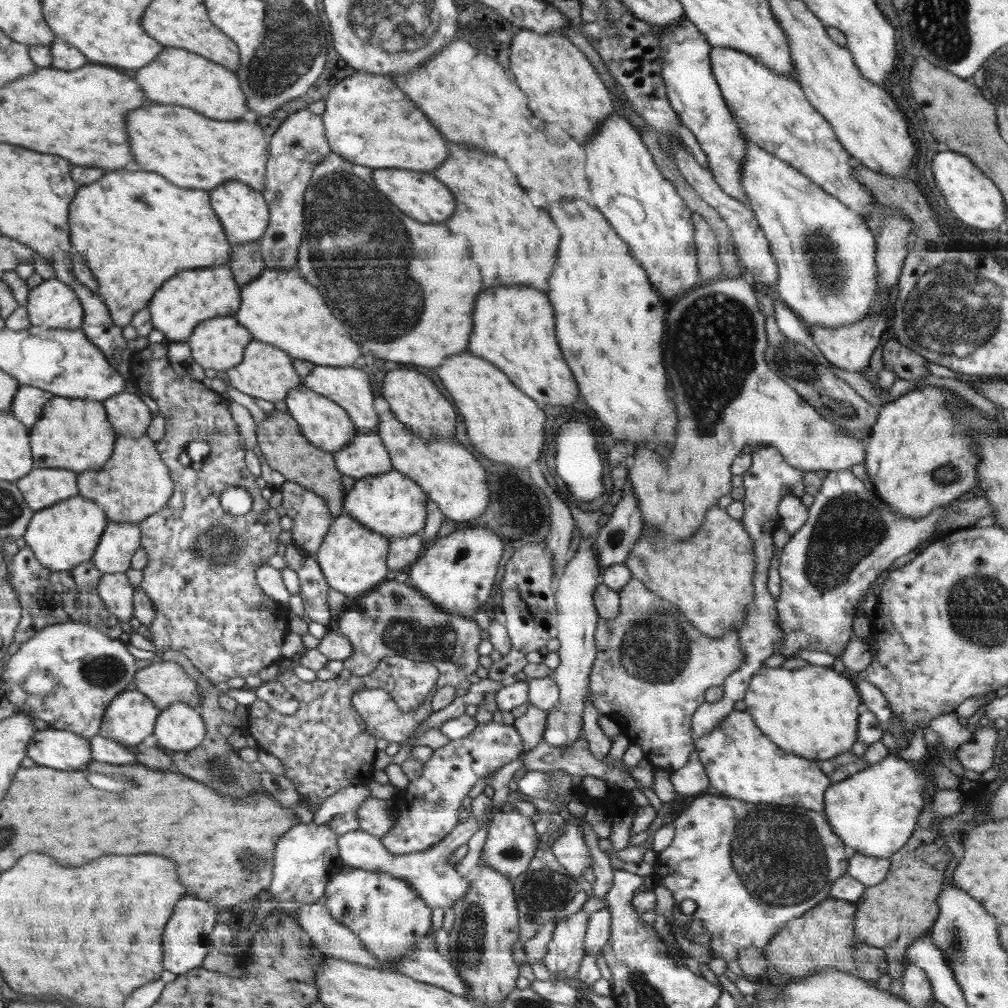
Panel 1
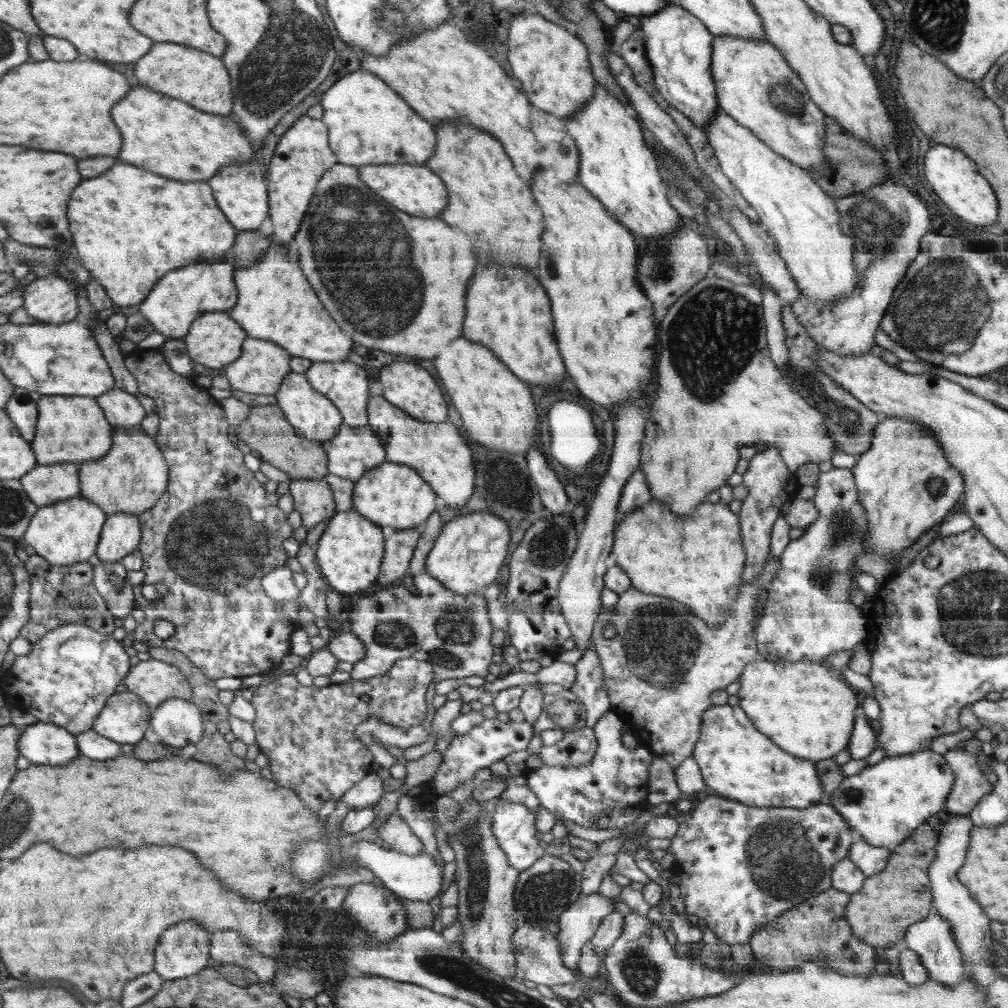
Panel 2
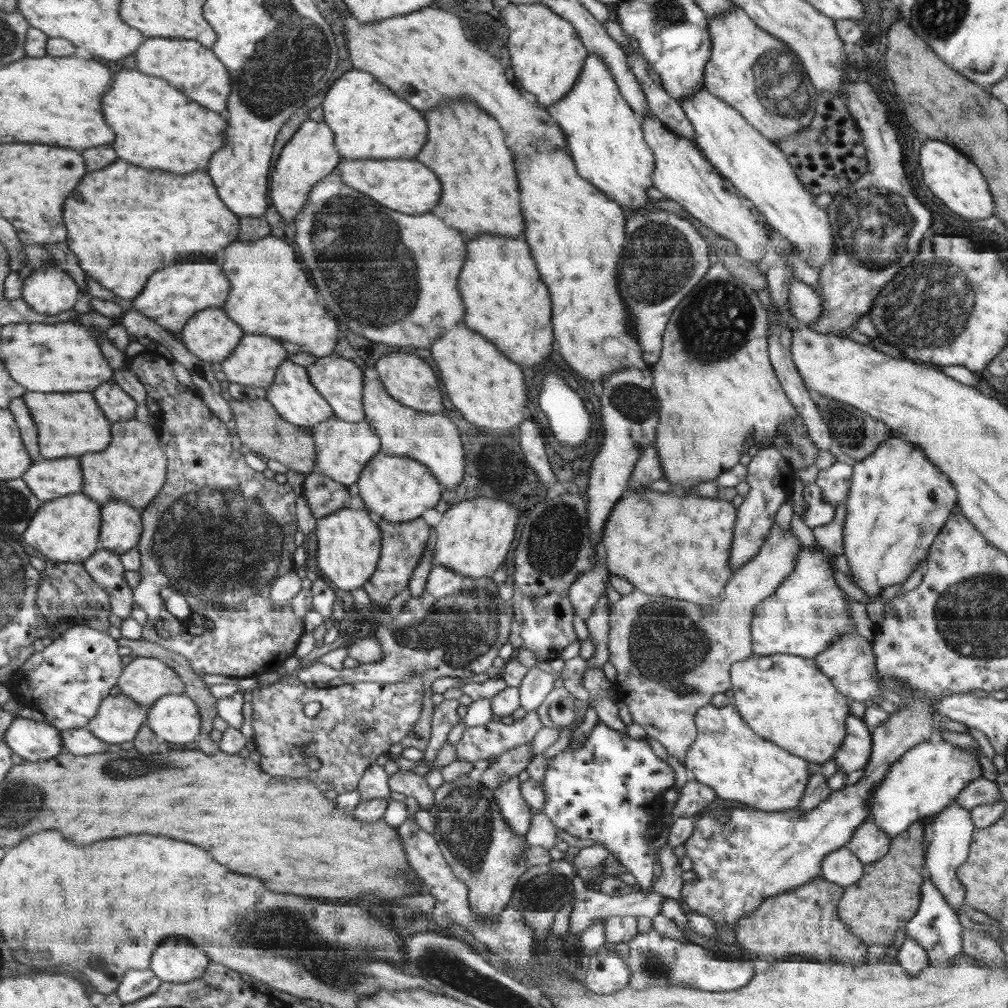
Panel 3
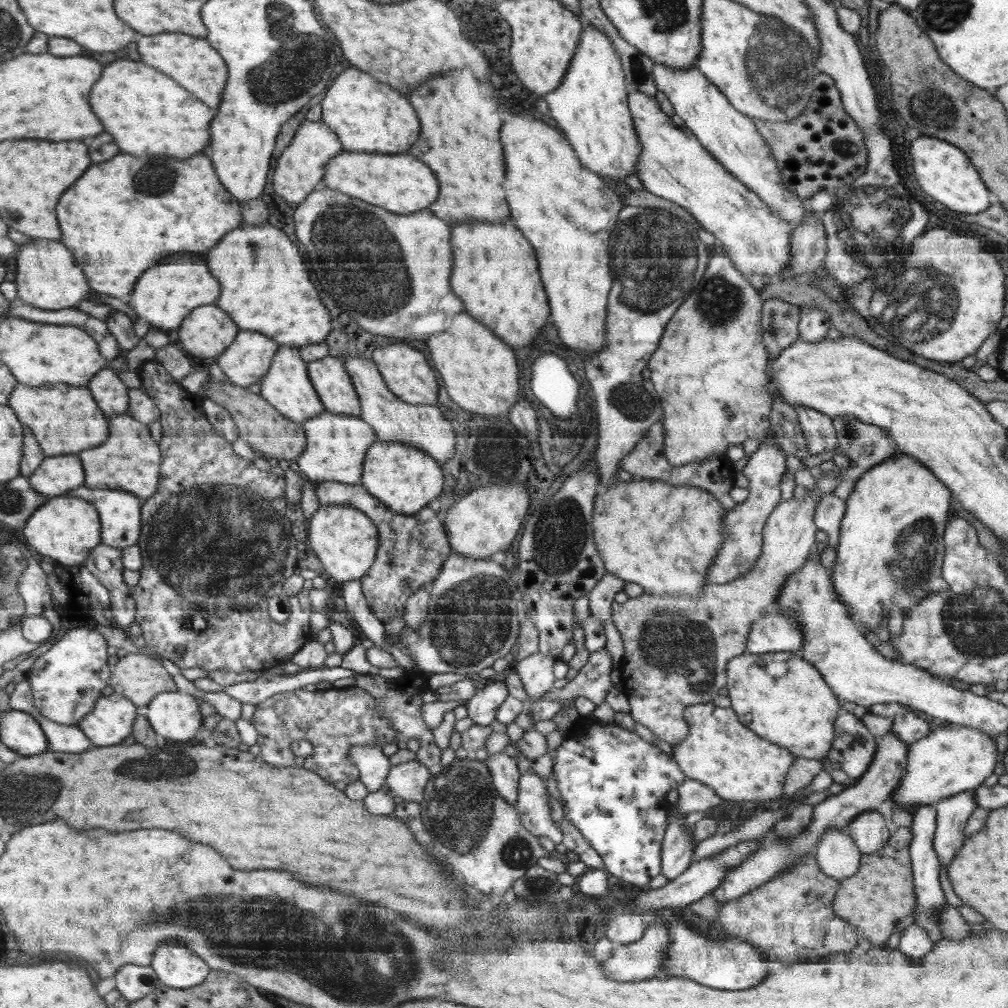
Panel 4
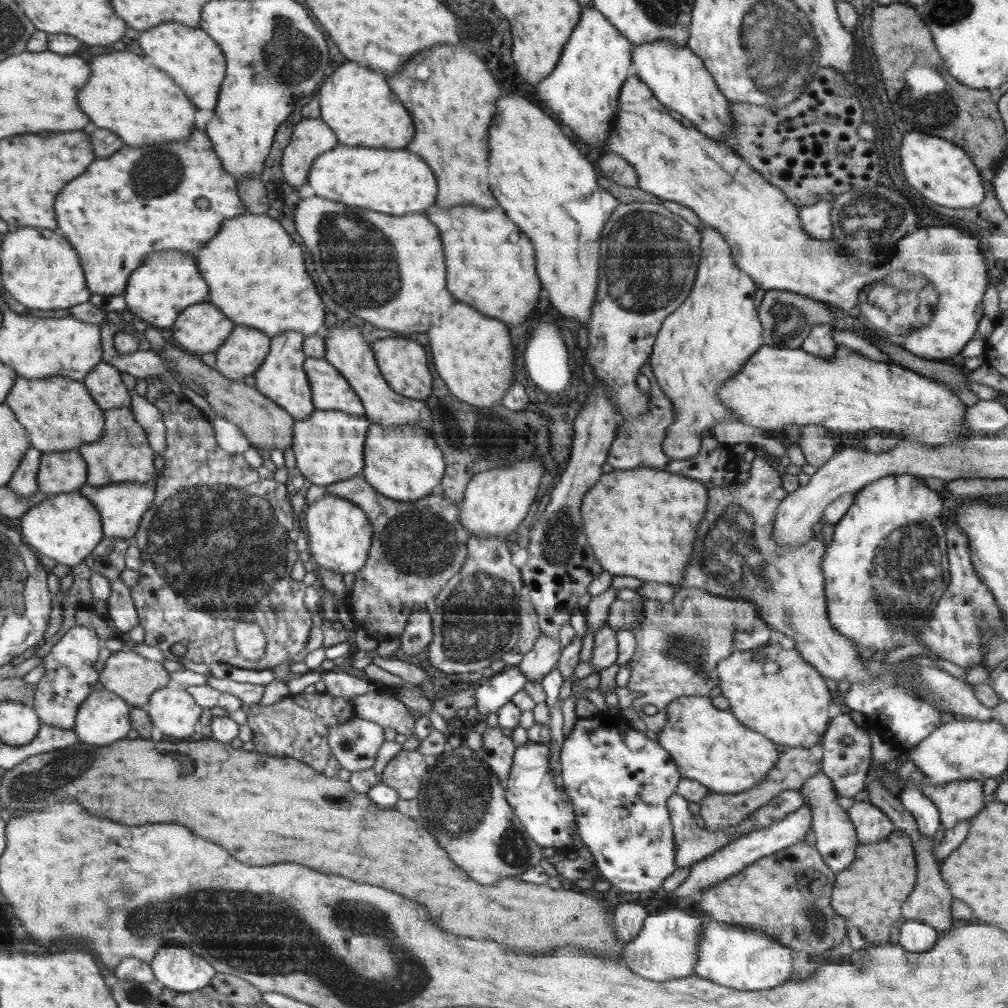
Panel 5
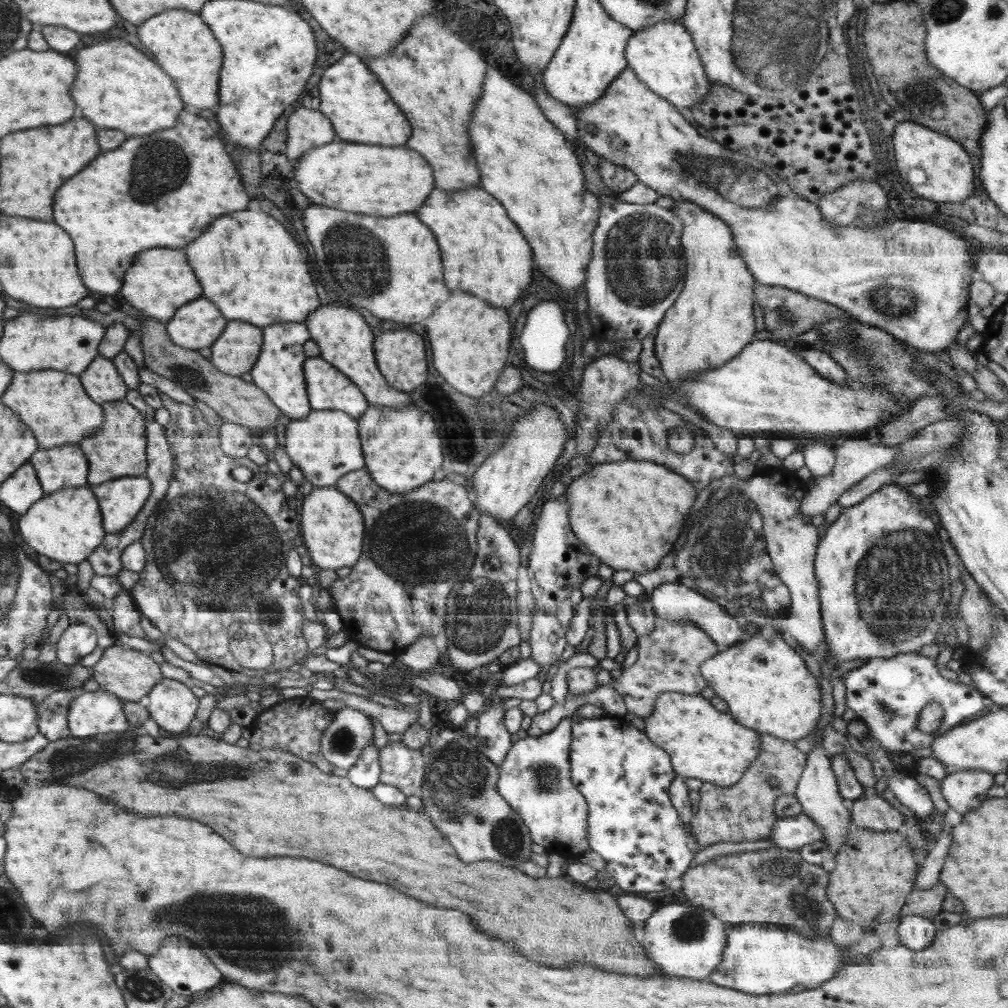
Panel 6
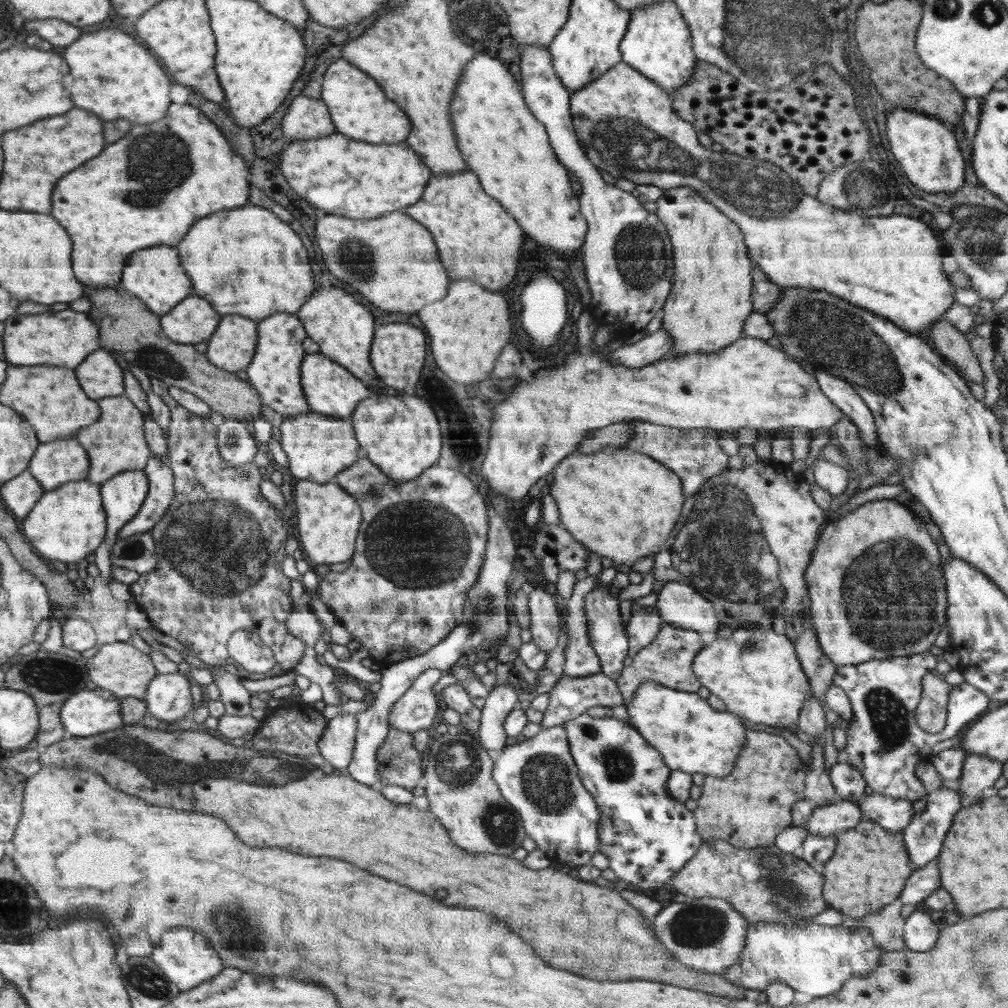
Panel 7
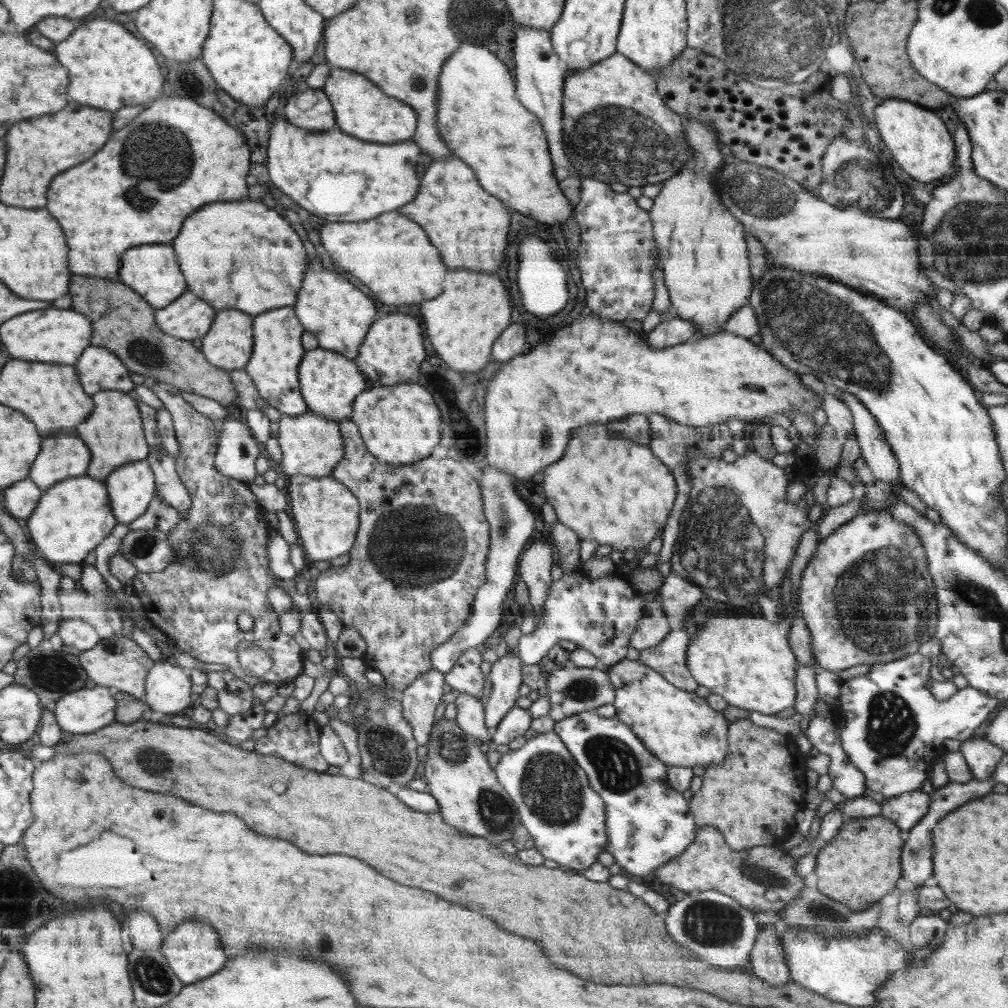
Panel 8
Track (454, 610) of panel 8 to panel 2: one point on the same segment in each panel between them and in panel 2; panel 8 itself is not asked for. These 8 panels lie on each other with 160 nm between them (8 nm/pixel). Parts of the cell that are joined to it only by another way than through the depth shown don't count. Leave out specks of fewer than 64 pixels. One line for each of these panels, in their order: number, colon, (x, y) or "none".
2: (313, 499)
3: (404, 543)
4: (413, 547)
5: (415, 552)
6: (420, 544)
7: (424, 541)

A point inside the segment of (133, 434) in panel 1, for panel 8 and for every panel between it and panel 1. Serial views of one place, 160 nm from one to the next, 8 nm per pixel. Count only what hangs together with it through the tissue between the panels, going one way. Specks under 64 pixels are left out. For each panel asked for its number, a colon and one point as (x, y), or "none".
2: (124, 411)
3: (118, 404)
4: (114, 395)
5: (104, 380)
6: (105, 383)
7: (103, 377)
8: (100, 369)

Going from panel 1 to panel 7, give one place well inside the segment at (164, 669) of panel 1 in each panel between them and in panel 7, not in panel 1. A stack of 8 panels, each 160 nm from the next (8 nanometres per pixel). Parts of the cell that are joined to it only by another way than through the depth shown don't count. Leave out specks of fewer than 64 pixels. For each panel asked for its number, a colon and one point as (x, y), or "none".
2: (156, 681)
3: (145, 679)
4: (141, 678)
5: (127, 673)
6: (130, 674)
7: (119, 667)

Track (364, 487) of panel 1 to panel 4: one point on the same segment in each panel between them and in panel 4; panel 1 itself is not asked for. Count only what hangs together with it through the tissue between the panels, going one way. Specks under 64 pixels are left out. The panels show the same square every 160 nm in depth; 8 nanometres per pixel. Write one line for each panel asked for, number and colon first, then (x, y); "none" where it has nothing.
2: (396, 496)
3: (398, 489)
4: (406, 479)

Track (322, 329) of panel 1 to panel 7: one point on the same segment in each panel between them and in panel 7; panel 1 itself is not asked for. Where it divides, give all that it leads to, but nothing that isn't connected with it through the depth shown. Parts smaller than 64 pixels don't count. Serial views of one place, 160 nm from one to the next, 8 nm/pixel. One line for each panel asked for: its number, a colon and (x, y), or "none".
2: (276, 304)
3: (273, 296)
4: (266, 287)
5: (257, 274)
6: (251, 268)
7: (247, 262)

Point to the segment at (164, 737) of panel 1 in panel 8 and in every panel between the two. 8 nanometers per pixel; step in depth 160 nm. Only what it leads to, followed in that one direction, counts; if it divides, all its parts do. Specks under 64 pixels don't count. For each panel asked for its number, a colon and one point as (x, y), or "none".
2: (177, 721)
3: (174, 718)
4: (174, 715)
5: (172, 709)
6: (172, 705)
7: (168, 698)
8: (168, 688)

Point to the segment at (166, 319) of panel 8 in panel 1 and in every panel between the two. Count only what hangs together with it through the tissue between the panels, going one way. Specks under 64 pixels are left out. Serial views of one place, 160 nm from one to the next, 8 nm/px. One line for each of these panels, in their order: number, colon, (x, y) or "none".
1: (221, 344)
2: (216, 341)
3: (211, 336)
4: (209, 332)
5: (203, 329)
6: (198, 326)
7: (193, 322)

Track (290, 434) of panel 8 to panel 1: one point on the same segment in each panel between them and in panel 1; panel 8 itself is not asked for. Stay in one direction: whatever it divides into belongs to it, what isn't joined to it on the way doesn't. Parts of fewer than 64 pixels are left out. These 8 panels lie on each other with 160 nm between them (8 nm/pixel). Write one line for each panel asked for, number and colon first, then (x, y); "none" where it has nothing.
1: (367, 454)
2: (353, 451)
3: (344, 449)
4: (337, 444)
5: (329, 447)
6: (325, 445)
7: (318, 447)

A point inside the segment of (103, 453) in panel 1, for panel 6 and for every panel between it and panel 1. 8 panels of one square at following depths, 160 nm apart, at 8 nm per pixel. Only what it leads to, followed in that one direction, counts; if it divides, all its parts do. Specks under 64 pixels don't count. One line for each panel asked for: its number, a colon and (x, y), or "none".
2: (72, 429)
3: (70, 424)
4: (66, 419)
5: (60, 414)
6: (54, 403)

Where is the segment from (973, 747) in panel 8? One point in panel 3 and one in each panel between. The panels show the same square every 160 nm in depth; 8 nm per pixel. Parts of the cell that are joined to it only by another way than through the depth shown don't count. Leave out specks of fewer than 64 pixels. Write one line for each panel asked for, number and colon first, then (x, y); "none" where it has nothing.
3: (951, 834)
4: (953, 812)
5: (958, 801)
6: (966, 790)
7: (979, 773)

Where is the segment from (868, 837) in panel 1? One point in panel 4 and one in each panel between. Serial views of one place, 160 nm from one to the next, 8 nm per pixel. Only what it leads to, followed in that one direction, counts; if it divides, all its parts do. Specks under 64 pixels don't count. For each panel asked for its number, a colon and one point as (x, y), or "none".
2: (885, 803)
3: (924, 782)
4: (954, 759)

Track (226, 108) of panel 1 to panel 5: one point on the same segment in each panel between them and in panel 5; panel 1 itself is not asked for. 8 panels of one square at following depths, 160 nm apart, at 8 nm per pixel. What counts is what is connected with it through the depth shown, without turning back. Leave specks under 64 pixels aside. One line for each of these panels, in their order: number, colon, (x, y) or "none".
2: (194, 76)
3: (191, 67)
4: (193, 62)
5: (195, 61)

